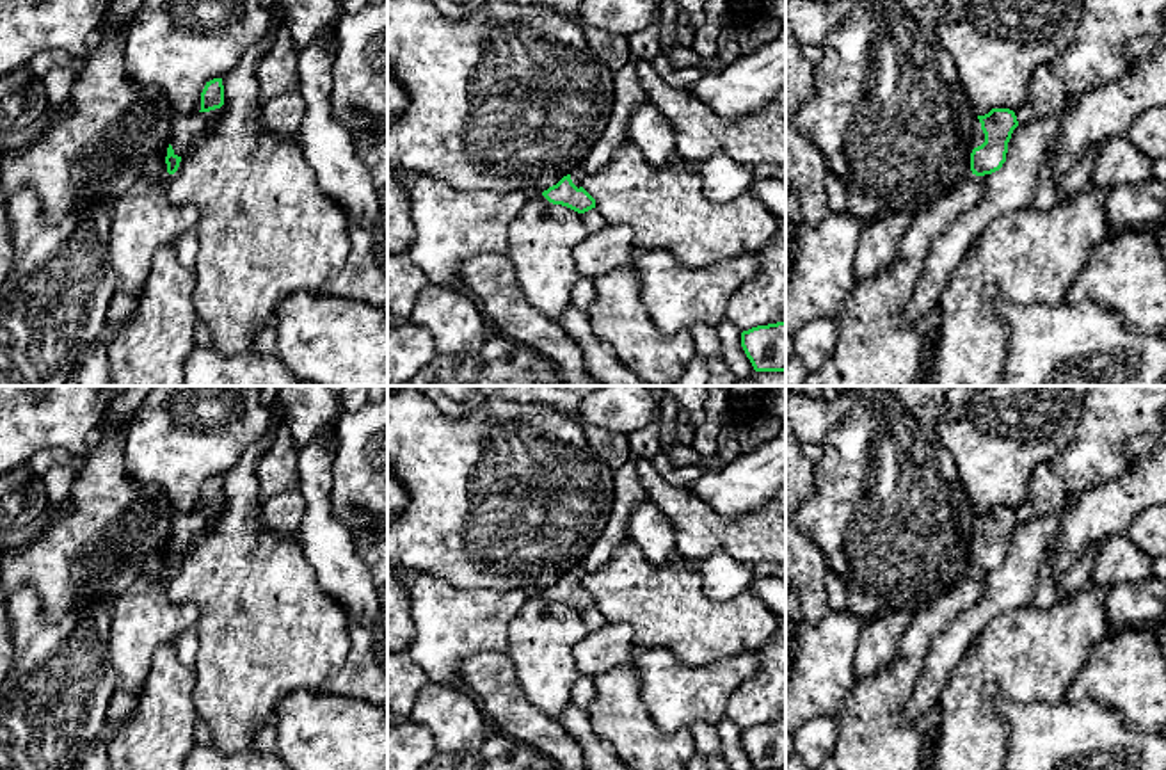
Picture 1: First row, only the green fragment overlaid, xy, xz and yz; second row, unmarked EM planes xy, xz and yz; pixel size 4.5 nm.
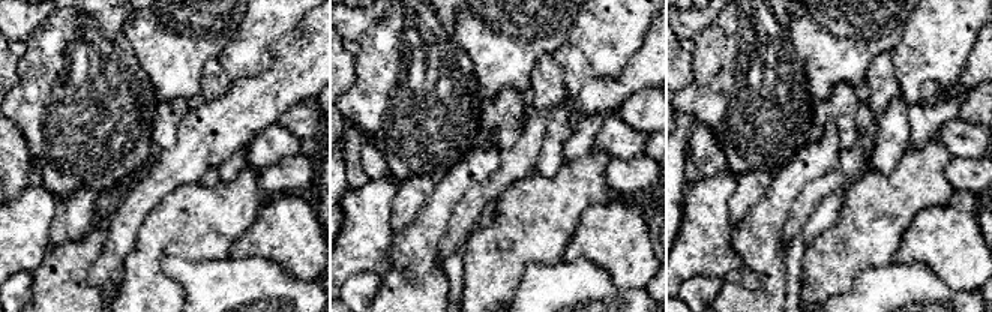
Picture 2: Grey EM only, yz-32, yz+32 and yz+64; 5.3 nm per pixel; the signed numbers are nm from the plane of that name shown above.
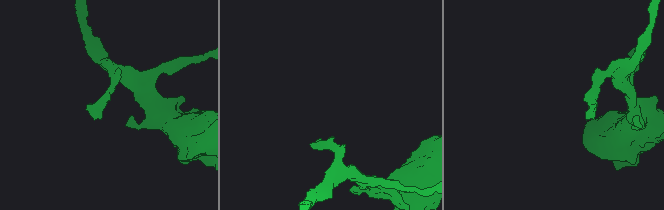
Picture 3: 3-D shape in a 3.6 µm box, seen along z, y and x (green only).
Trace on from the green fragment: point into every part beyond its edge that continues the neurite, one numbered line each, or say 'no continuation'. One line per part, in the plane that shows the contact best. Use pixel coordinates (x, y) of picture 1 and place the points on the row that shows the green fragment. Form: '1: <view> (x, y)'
1: yz (978, 137)

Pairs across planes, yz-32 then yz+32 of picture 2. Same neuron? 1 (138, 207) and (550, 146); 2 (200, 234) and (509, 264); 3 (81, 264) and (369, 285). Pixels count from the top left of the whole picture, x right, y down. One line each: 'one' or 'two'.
1: two
2: one
3: two

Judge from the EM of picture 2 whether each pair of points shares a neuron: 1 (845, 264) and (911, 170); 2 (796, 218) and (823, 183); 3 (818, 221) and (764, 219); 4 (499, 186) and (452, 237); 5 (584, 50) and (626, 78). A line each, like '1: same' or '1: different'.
1: same
2: same
3: different
4: same
5: different

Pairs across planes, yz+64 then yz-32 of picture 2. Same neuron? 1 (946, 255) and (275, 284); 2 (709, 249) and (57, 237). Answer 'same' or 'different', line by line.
1: different
2: different

